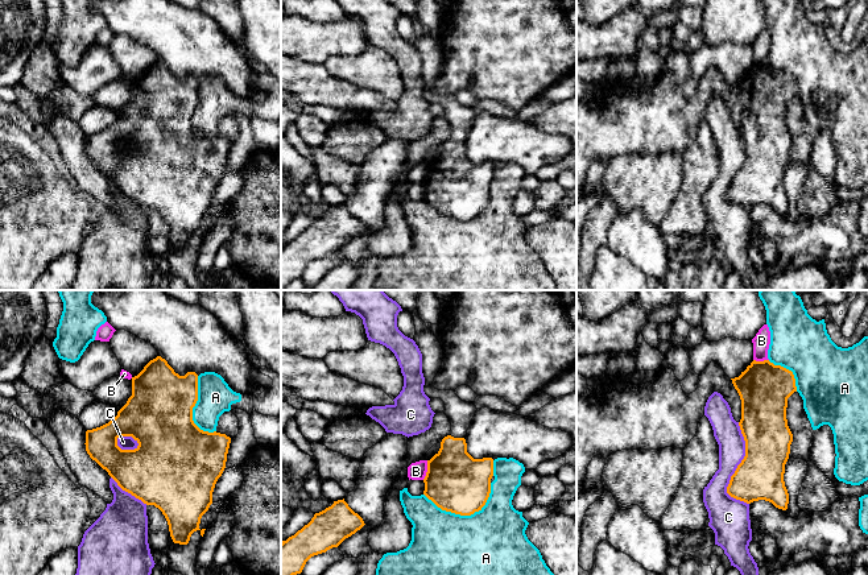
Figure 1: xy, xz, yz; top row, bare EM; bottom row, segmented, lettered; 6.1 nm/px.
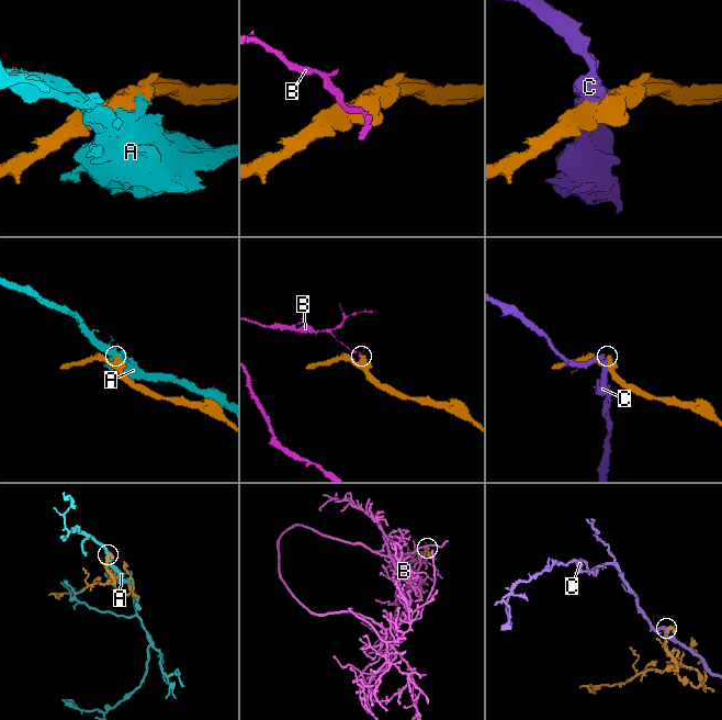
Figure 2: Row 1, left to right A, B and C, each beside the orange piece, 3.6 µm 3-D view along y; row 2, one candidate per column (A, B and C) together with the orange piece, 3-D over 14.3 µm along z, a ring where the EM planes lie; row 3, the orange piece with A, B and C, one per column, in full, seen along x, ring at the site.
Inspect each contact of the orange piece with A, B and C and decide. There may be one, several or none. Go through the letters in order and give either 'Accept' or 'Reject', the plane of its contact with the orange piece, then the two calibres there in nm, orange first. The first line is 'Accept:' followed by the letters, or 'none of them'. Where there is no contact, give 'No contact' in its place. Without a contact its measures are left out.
Accept: none of them
A: Reject. Touches orange in xz. Thickness 360 nm (orange) against 500 nm
B: Reject. Touches orange in xz. Thickness 360 nm (orange) against 110 nm
C: Reject. Touches orange in yz. Thickness 280 nm (orange) against 170 nm

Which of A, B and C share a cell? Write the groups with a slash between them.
A / B / C

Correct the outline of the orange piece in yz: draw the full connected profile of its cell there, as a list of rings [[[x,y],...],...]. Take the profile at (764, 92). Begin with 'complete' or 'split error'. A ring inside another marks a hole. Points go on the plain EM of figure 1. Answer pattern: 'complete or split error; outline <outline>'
complete; outline [[[753,65],[739,82],[731,84],[741,104],[739,131],[745,145],[745,161],[731,181],[727,198],[747,208],[765,204],[776,212],[786,215],[789,198],[784,178],[793,146],[786,124],[786,112],[788,103],[797,96],[794,79],[769,65]]]

